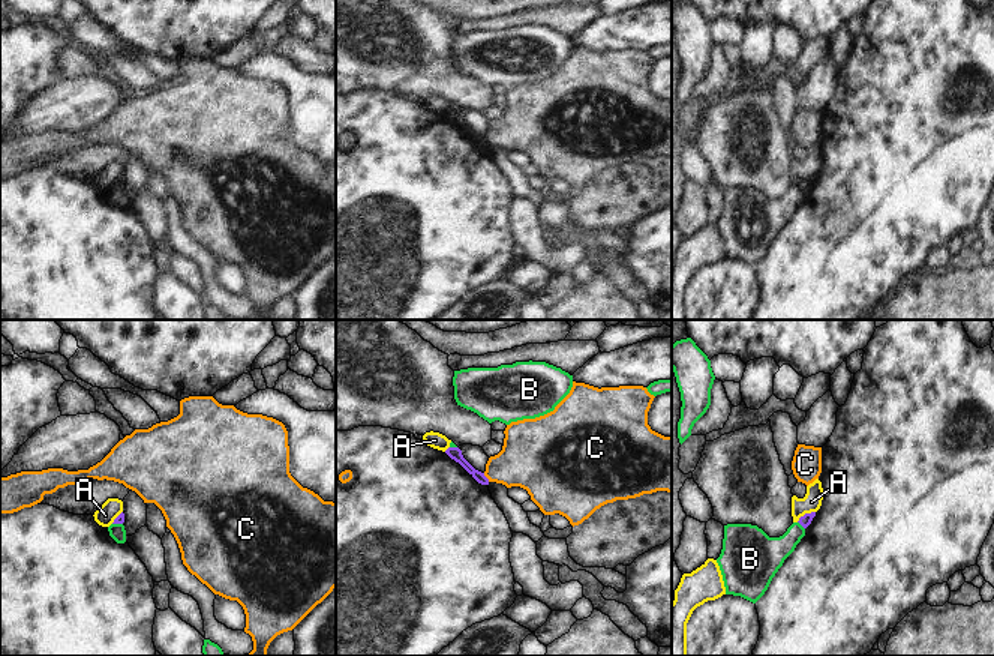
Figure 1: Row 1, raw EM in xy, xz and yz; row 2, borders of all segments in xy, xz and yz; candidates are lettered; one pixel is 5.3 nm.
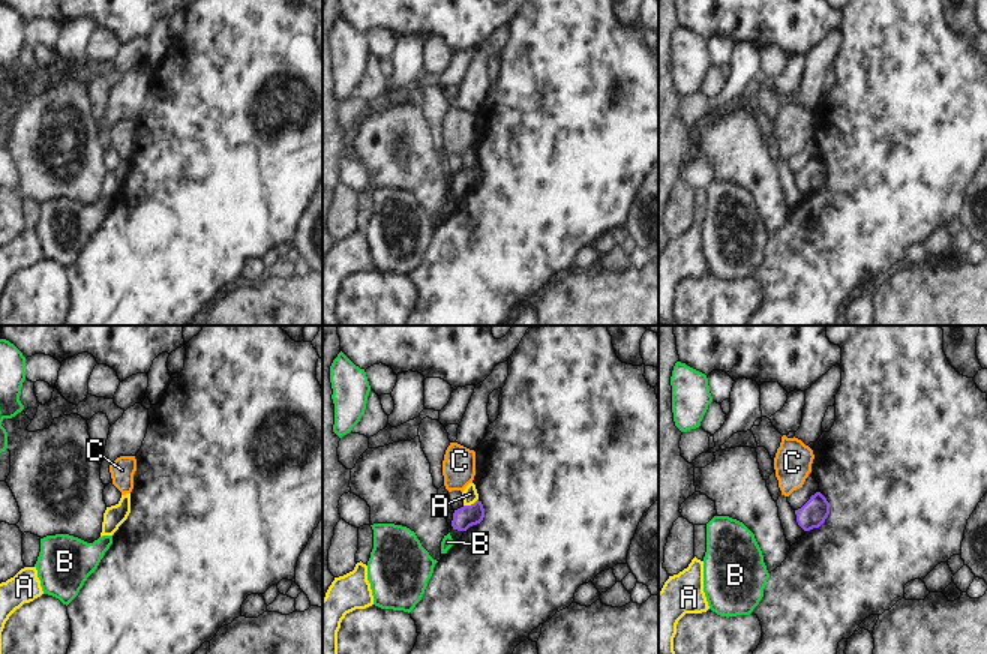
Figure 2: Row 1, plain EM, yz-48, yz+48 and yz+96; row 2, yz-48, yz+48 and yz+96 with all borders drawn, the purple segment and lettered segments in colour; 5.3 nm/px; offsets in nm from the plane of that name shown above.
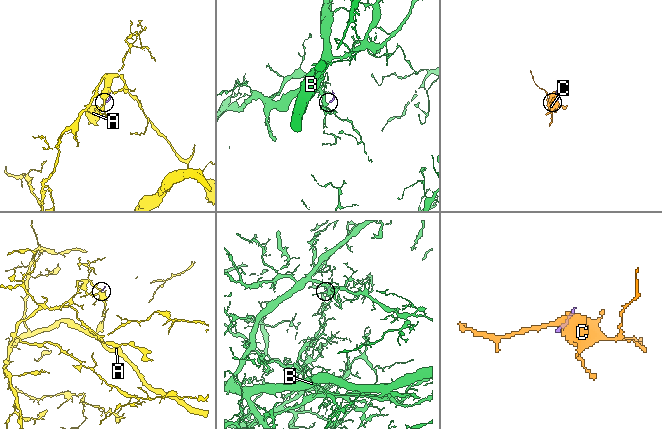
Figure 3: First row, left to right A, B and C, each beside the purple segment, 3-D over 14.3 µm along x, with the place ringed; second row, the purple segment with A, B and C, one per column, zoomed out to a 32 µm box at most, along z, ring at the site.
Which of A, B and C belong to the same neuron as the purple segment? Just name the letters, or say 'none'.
none

